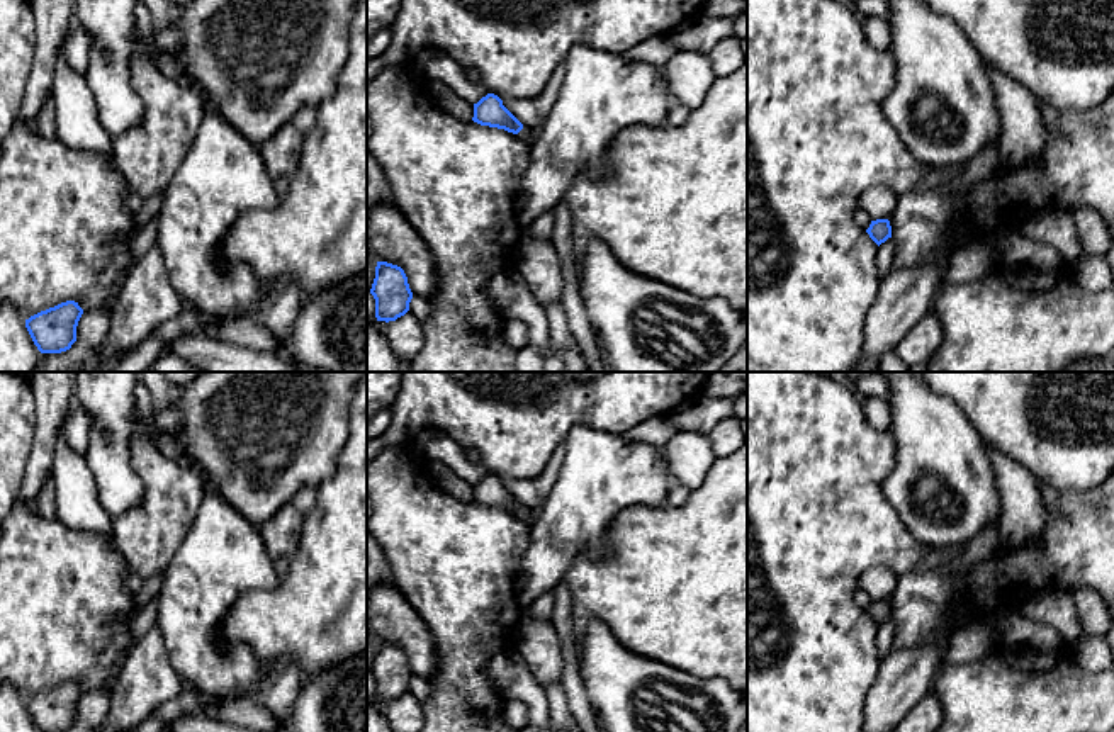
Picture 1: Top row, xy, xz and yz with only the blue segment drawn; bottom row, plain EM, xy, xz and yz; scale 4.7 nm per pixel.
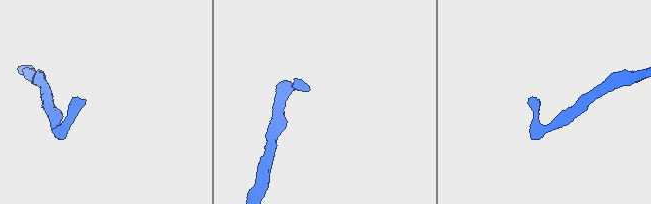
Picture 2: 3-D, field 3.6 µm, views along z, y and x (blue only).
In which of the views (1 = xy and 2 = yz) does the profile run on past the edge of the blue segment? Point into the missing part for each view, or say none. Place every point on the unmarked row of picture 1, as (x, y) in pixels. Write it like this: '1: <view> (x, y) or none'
1: none
2: none

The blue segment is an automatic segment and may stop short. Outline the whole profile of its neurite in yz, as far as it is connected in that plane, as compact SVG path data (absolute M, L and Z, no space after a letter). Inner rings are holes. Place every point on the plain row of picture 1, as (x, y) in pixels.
M876 600L871 601L869 608L866 610L869 618L880 627L888 618L892 618L892 606L888 600Z

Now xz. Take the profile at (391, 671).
M377 642L370 669L375 679L377 701L396 701L409 691L413 673L404 650L387 642Z

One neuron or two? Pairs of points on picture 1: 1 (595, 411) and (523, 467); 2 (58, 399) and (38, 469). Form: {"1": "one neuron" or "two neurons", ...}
{"1": "one neuron", "2": "one neuron"}

